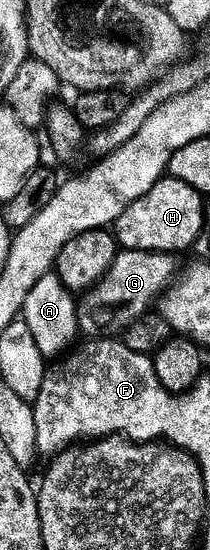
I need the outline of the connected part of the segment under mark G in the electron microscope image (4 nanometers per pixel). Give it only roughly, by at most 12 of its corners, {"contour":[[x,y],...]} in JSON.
{"contour":[[116,253],[78,302],[78,332],[111,339],[176,280],[169,253]]}

